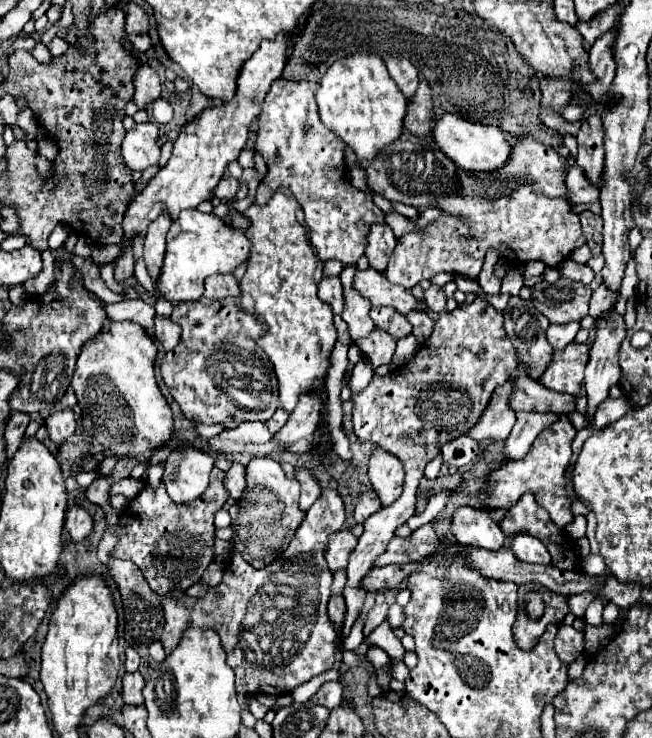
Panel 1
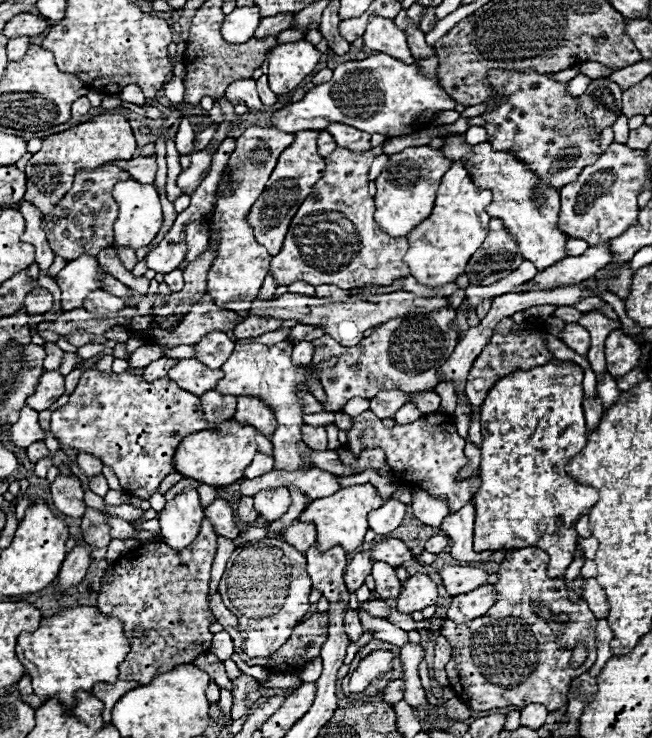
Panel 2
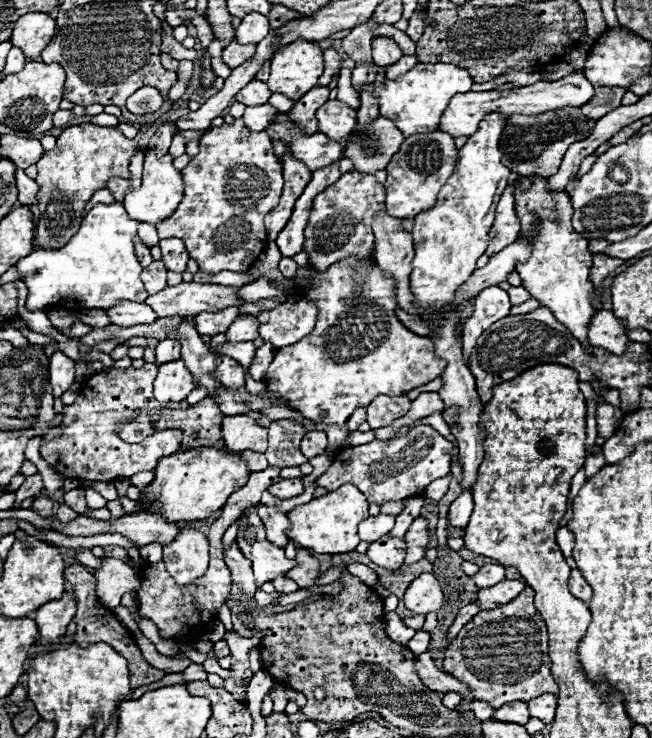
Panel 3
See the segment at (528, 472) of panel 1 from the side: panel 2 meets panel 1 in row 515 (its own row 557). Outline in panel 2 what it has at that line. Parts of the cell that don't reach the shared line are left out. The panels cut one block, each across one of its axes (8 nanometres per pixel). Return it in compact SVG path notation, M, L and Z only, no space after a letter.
M548 362L536 366L534 370L516 370L506 378L500 378L488 392L484 404L480 406L480 424L484 442L480 480L482 486L474 494L476 504L476 524L474 524L474 550L518 550L526 546L538 546L550 556L548 574L550 578L564 576L568 564L572 562L572 552L576 548L574 524L580 516L588 514L594 502L598 502L598 490L590 486L580 486L572 478L566 478L564 466L574 454L586 446L588 430L582 412L582 370L572 362Z

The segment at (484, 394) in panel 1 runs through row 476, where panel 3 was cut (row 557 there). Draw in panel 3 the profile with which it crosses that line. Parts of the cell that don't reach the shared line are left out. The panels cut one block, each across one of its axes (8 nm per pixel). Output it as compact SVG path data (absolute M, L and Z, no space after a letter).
M416 518L416 520L410 524L404 540L406 540L406 544L408 544L408 548L406 548L406 560L404 560L404 562L406 562L406 564L414 564L414 562L422 560L424 548L426 548L426 544L428 544L426 520L424 520L424 518Z

